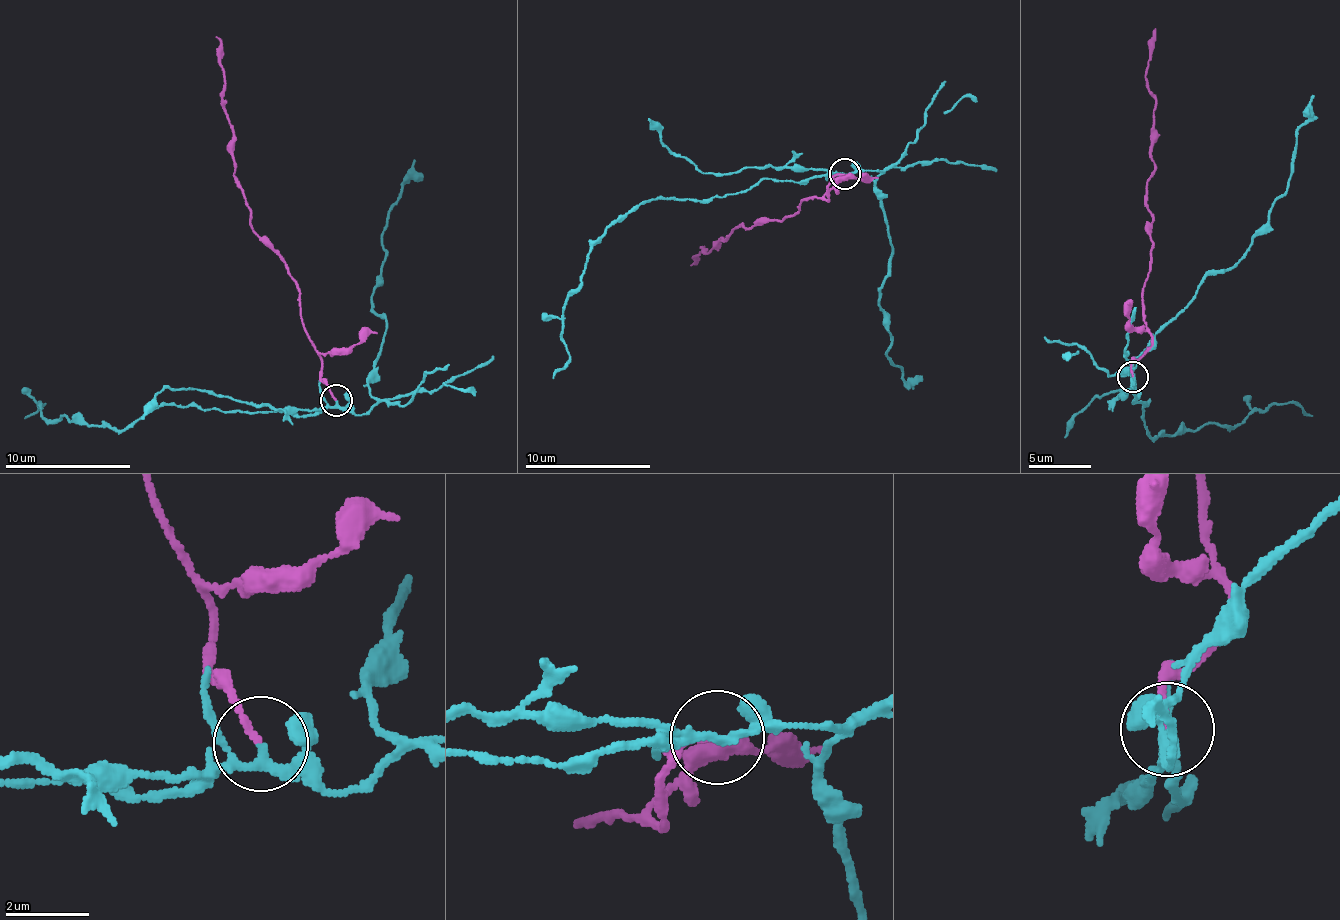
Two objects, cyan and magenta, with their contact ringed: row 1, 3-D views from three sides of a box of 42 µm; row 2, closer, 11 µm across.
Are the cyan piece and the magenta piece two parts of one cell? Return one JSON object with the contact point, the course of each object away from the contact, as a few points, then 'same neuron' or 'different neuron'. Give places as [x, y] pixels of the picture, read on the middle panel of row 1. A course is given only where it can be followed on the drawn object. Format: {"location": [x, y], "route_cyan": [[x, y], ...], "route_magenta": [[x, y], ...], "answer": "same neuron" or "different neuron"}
{"location": [844, 174], "route_cyan": [[844, 173], [624, 212], [569, 298], [570, 361], [552, 377]], "route_magenta": [[844, 173], [828, 200], [745, 225], [691, 264]], "answer": "different neuron"}

